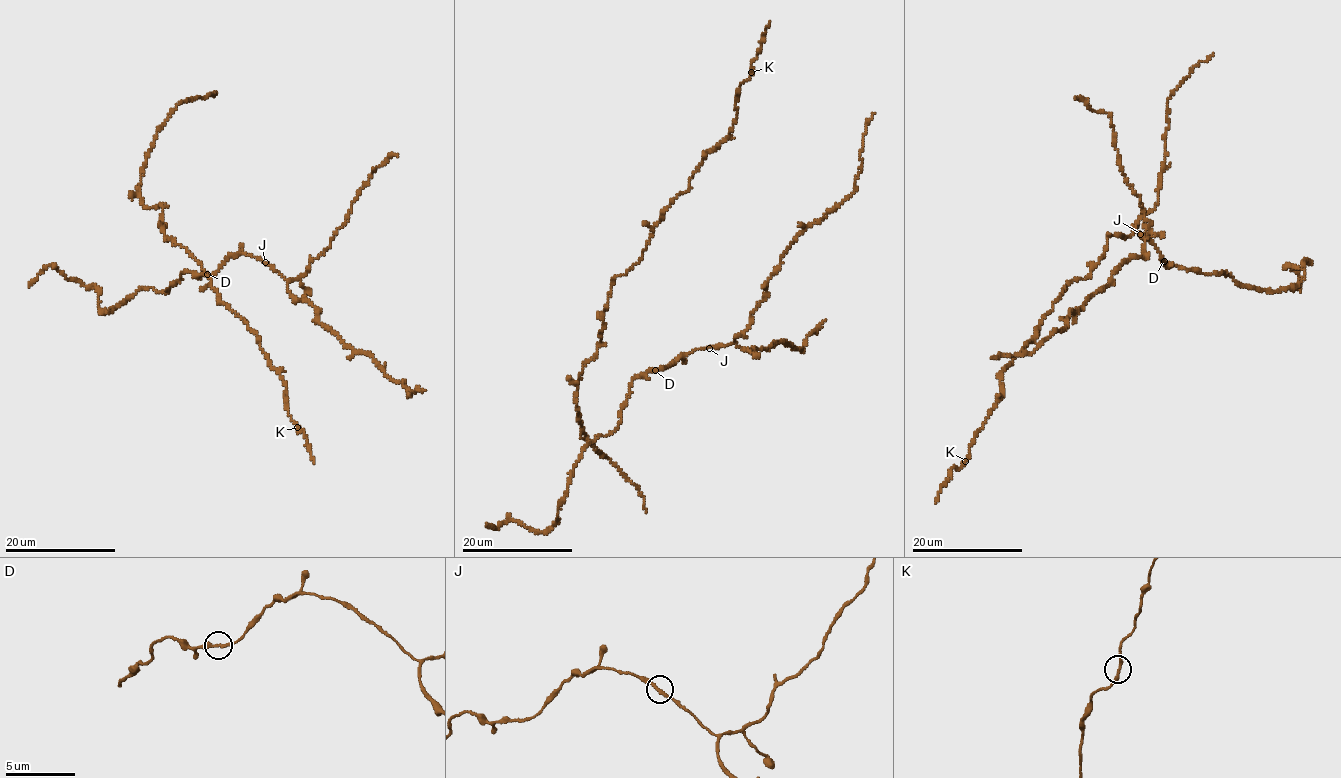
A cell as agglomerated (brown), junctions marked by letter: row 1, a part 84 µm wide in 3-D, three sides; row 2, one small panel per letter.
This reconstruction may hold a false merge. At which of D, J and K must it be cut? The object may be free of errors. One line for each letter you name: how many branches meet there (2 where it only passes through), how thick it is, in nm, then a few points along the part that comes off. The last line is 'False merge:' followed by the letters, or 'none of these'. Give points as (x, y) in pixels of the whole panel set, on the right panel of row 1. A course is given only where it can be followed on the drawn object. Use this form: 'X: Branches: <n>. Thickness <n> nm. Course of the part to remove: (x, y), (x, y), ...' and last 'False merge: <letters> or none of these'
False merge: none of these

